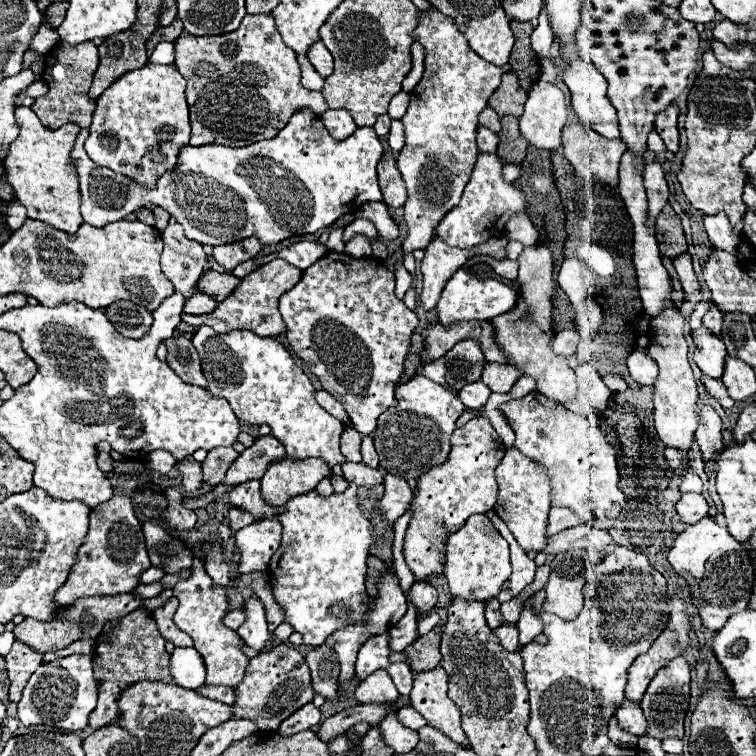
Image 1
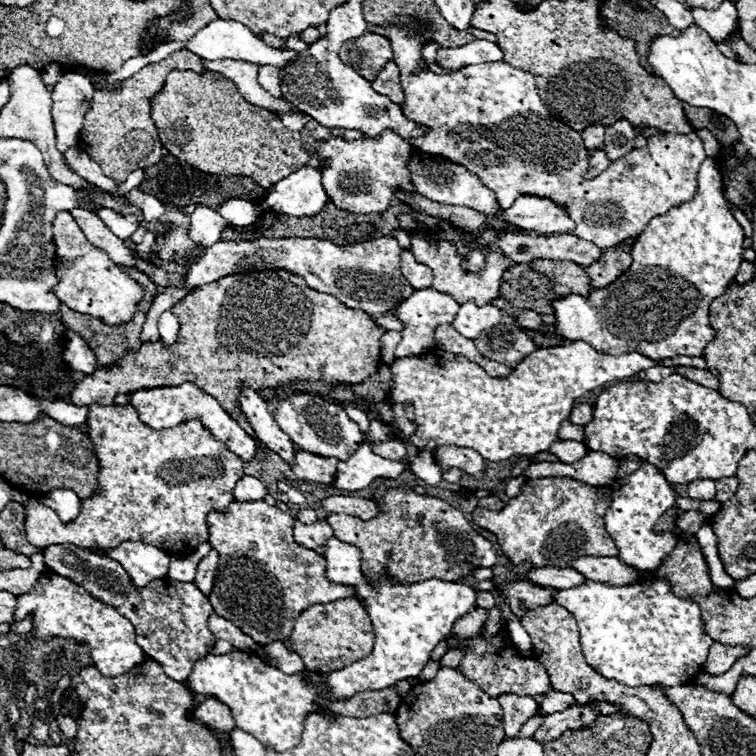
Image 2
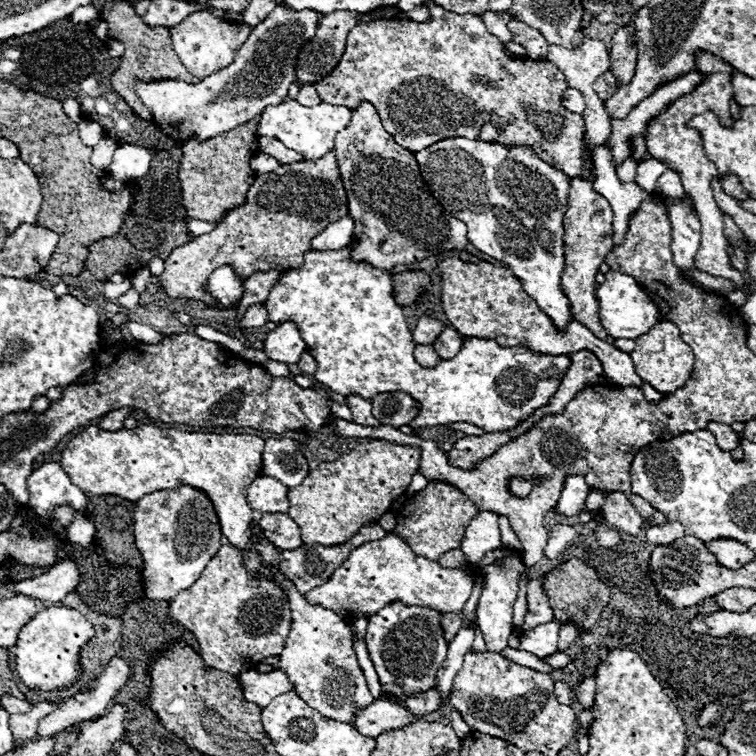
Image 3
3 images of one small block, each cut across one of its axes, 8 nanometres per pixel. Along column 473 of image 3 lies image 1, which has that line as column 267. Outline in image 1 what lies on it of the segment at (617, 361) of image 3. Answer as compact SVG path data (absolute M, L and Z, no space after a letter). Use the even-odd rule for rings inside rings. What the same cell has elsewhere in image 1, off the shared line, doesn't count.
M276 258L258 270L250 272L242 278L240 288L236 288L224 302L218 304L218 308L210 314L182 314L182 322L200 328L200 326L212 326L216 332L232 332L232 330L250 330L258 336L276 336L286 332L286 324L278 312L278 298L282 292L290 290L300 276L300 268L288 264L282 258Z

